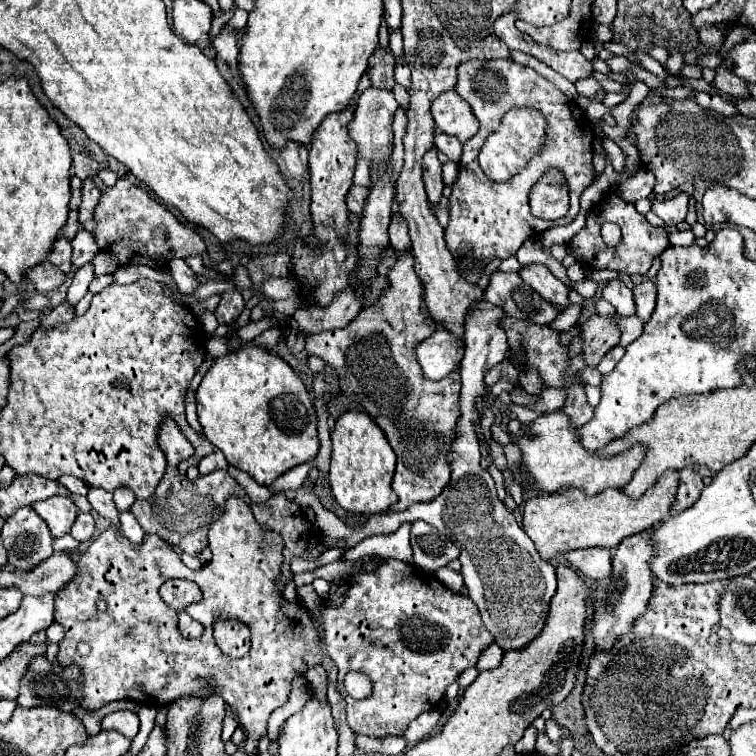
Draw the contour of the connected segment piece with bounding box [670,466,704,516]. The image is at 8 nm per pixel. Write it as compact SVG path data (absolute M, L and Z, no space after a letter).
M696 466L682 468L680 470L680 488L678 488L678 494L676 494L676 502L670 510L670 516L692 506L700 498L702 488L704 488L704 482L702 482L702 476L696 472Z

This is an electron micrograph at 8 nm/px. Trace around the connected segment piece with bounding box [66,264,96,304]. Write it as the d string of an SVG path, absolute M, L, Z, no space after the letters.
M86 264L86 266L82 266L76 274L74 274L74 280L72 280L72 286L68 288L68 302L74 302L74 304L78 304L78 300L88 292L88 286L90 286L90 282L96 278L96 274L94 274L94 266L92 264Z

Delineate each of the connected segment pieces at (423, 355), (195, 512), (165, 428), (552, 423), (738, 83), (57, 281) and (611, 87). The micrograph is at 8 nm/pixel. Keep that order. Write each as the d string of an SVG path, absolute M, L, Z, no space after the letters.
M440 328L416 348L416 354L426 378L442 380L460 366L464 358L464 338L456 338Z
M168 462L166 474L160 480L160 486L154 490L154 496L148 500L150 508L130 508L130 512L140 522L142 530L146 534L158 534L162 540L166 540L172 546L180 546L182 552L190 556L198 556L208 546L208 528L210 522L202 522L202 506L212 504L216 510L222 510L224 500L230 496L240 496L244 500L246 492L242 486L236 484L236 480L226 470L214 470L210 474L200 474L196 480L186 480L182 474L176 472L174 464Z
M164 418L160 426L158 444L166 452L166 458L174 462L182 462L194 454L192 444L186 440L186 436L180 432L180 428L170 418Z
M562 410L536 418L532 428L524 430L518 446L522 448L522 466L530 480L530 486L536 484L544 492L556 492L562 486L570 486L582 488L590 496L600 494L606 488L624 488L646 456L646 446L638 444L610 458L600 458L594 452L588 452L580 444L578 428L570 424L570 418Z
M722 64L716 68L714 84L716 84L716 88L720 88L722 92L726 92L730 96L748 96L750 94L748 88L746 88L746 82L740 80L732 70L728 70Z
M42 262L42 264L34 266L32 270L28 270L26 276L30 282L34 282L34 286L40 294L60 288L66 280L66 274L58 266L54 266L52 262Z
M594 71L592 73L592 77L595 78L596 80L598 80L598 82L602 86L602 89L606 93L616 92L616 91L618 92L622 89L622 86L620 83L608 79L606 75L602 74L600 72Z

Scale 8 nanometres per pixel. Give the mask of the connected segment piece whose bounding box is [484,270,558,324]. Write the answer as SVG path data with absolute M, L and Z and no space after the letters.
M496 270L490 278L484 298L496 306L506 304L506 314L532 322L532 324L548 324L558 312L546 300L538 296L518 274Z

